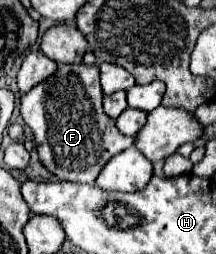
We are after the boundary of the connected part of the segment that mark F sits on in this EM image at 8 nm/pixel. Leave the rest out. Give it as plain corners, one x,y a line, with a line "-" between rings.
61,64
55,74
39,82
21,96
21,116
33,130
43,166
61,180
95,184
101,168
121,150
133,146
135,138
115,128
115,120
103,112
103,90
99,84
99,66

